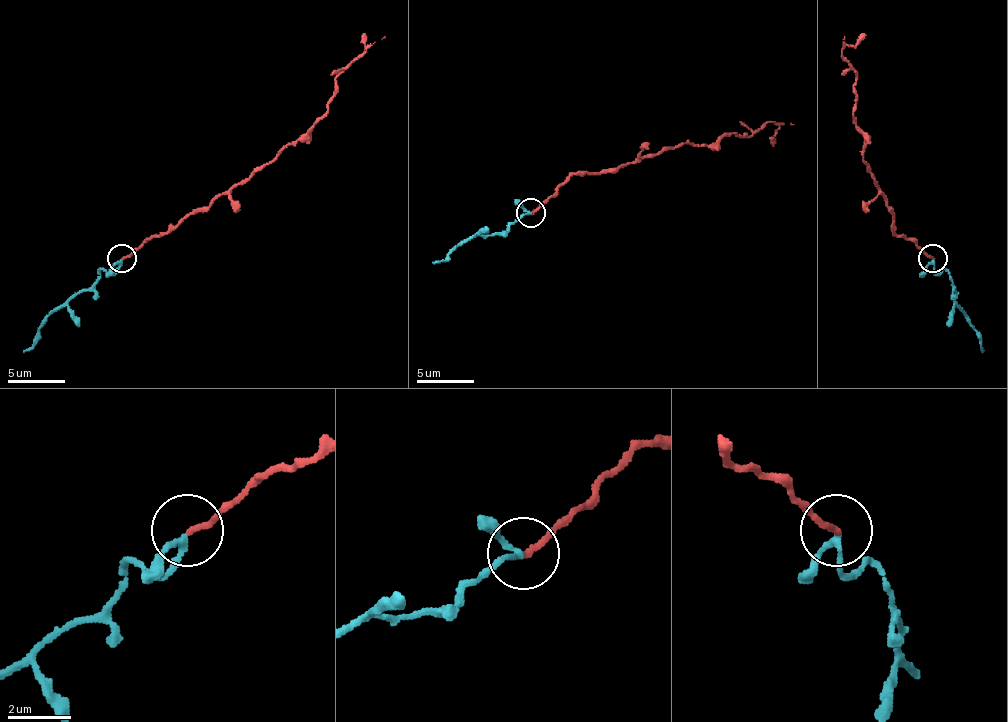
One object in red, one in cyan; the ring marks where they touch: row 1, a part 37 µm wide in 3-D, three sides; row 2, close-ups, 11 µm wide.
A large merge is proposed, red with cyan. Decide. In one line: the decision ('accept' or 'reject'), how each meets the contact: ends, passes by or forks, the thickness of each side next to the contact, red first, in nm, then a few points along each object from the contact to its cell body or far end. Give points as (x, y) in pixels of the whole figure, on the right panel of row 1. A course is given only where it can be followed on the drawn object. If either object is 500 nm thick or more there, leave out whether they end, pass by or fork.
accept; red ends there; cyan passes by; 180 nm thick on the red side, 150 nm on the other; red runs (932, 257), (895, 232), (892, 209), (863, 158), (863, 135), (852, 112), (855, 70), (841, 50), (863, 33); cyan runs (932, 260), (937, 274), (946, 271), (952, 280), (954, 303), (983, 351)

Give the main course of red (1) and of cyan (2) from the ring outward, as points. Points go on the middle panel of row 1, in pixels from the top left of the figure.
1: (531, 212), (571, 175), (614, 172), (733, 132), (753, 135), (773, 121), (779, 126), (773, 143)
2: (528, 212), (506, 232), (472, 234), (443, 260), (432, 263)

